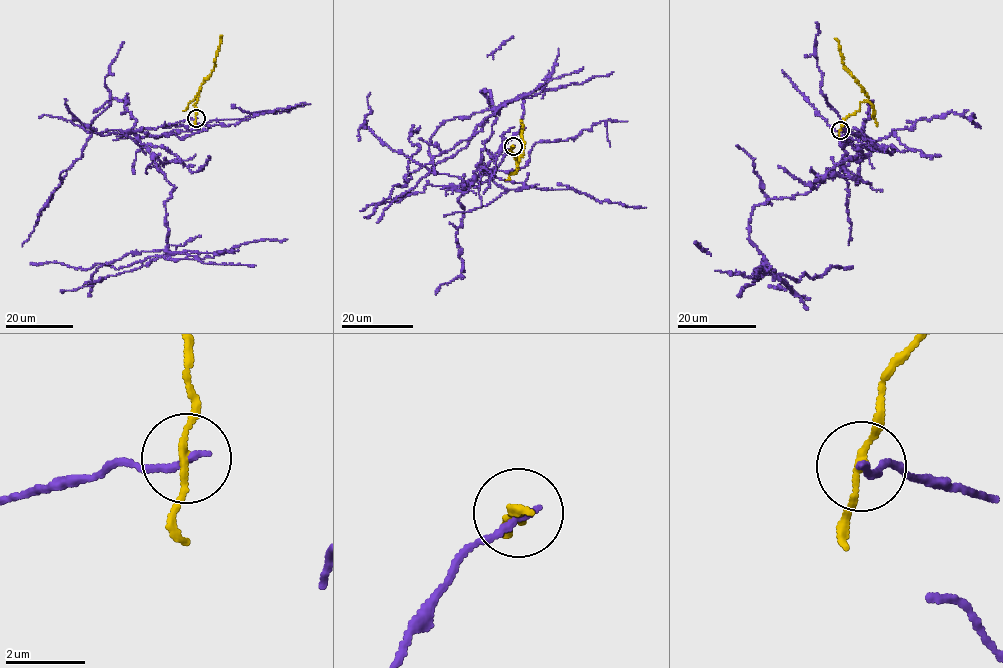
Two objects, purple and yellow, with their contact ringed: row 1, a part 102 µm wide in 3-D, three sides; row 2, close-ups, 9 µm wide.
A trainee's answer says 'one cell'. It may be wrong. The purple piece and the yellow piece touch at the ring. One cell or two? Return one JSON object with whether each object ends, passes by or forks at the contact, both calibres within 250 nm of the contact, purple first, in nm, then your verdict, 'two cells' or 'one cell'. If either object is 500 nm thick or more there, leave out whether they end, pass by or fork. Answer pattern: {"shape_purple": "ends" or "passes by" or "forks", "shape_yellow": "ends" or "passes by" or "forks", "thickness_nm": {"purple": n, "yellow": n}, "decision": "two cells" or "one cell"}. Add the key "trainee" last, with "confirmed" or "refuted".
{"shape_purple": "ends", "shape_yellow": "passes by", "thickness_nm": {"purple": 200, "yellow": 150}, "decision": "two cells", "trainee": "refuted"}

